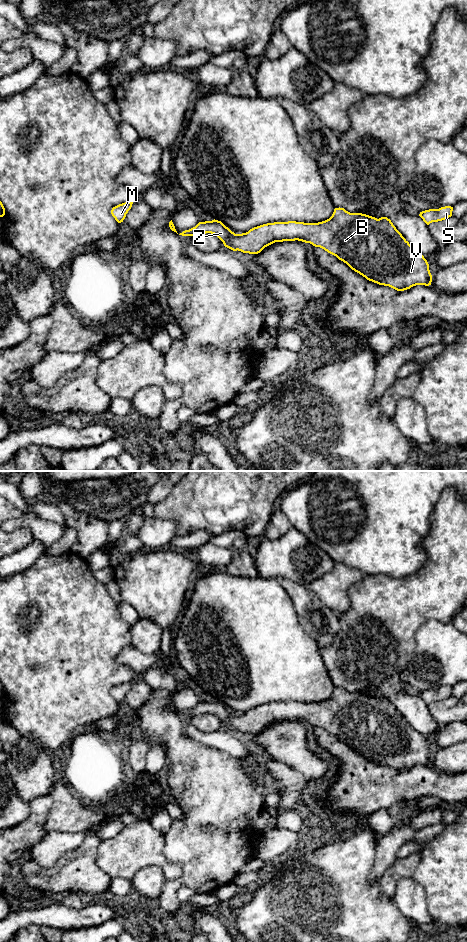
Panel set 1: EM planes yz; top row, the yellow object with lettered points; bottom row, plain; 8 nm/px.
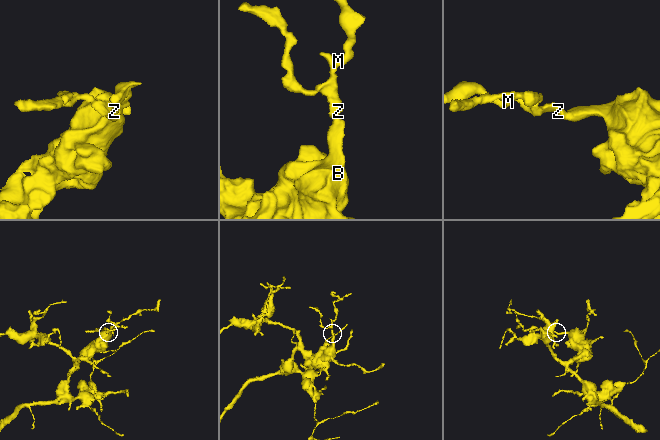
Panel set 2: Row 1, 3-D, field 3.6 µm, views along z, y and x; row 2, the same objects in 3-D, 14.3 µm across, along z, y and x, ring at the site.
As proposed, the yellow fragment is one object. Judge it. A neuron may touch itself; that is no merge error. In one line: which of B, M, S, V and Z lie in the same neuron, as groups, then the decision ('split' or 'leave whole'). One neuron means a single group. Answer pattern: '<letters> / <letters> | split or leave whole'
B M S V Z | leave whole

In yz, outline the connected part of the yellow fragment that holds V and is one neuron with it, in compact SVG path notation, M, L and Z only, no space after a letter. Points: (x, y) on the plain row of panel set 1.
M339 687L334 689L329 699L318 703L274 702L254 707L246 713L235 714L221 701L214 699L199 702L179 715L197 716L206 713L216 715L225 727L233 731L249 734L258 734L275 722L298 720L310 723L336 736L367 760L397 771L404 771L416 765L429 766L432 762L427 740L409 724L387 697L377 699L362 693L350 693Z

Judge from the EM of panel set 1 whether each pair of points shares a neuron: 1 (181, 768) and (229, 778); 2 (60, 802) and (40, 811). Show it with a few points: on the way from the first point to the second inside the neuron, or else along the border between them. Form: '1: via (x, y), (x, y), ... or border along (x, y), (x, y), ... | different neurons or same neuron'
1: via (193, 770), (201, 778), (217, 778) | same neuron
2: border along (48, 794), (51, 799), (51, 808), (43, 828) | different neurons

